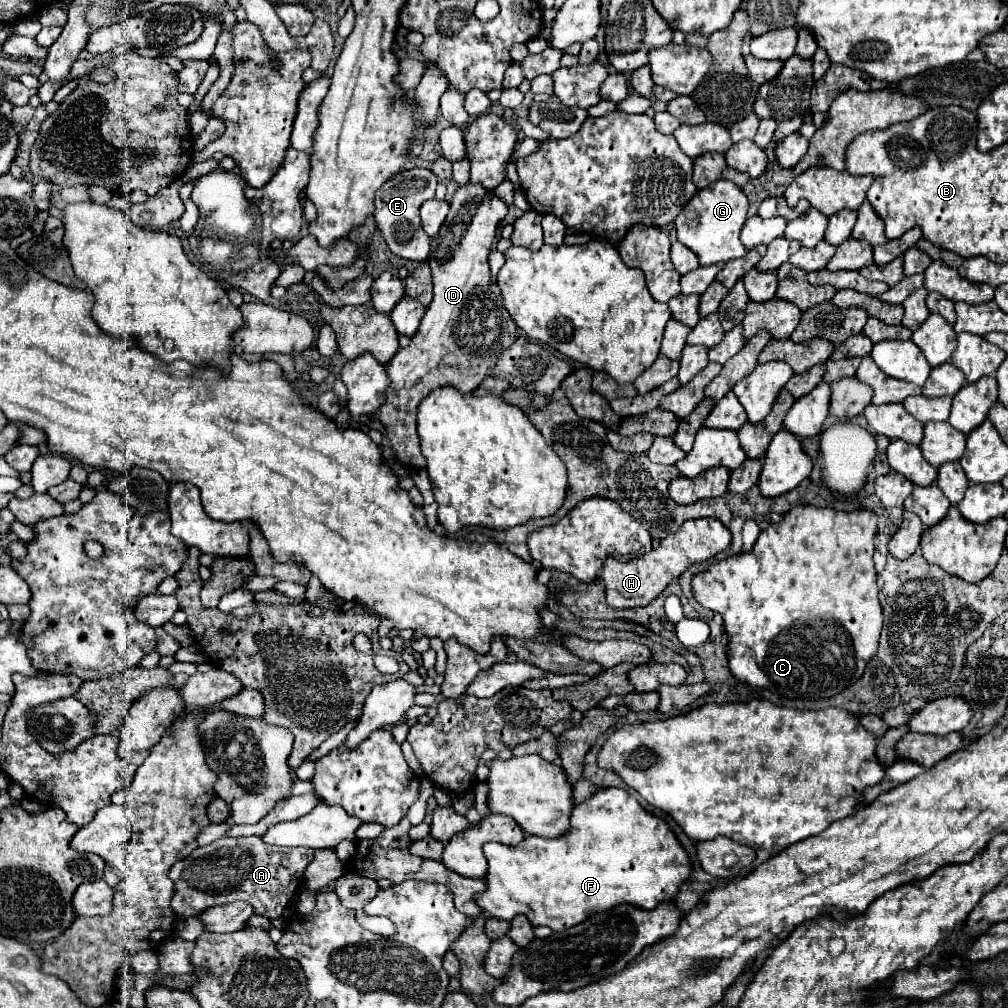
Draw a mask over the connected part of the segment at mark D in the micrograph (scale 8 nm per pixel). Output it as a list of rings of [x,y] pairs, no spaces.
[[[467,183],[455,191],[451,199],[449,215],[441,225],[439,233],[431,239],[429,265],[433,271],[433,301],[411,343],[405,349],[399,349],[391,359],[391,363],[387,365],[387,375],[390,379],[387,403],[381,405],[381,409],[377,411],[377,419],[383,421],[383,425],[387,427],[391,449],[395,451],[397,461],[409,469],[423,469],[427,465],[425,457],[421,455],[419,435],[415,429],[417,405],[427,397],[427,393],[443,385],[451,385],[461,393],[475,391],[477,385],[489,375],[491,365],[495,365],[505,345],[511,345],[517,339],[519,329],[515,321],[511,321],[511,315],[503,305],[499,287],[491,283],[491,271],[487,265],[487,257],[497,233],[497,225],[503,221],[505,215],[507,215],[507,205],[503,199],[499,199],[493,191],[483,189],[481,185]]]

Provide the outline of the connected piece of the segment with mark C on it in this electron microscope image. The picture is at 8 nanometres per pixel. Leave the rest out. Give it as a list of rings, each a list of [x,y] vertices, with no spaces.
[[[797,505],[793,507],[783,521],[769,525],[765,531],[761,531],[755,547],[749,553],[741,553],[735,557],[727,557],[725,561],[713,563],[705,573],[699,573],[693,577],[693,595],[695,599],[719,613],[723,617],[725,625],[725,635],[729,639],[729,669],[735,679],[751,685],[751,687],[763,687],[769,691],[775,691],[787,699],[807,699],[807,701],[817,701],[817,699],[829,699],[839,695],[843,689],[853,685],[861,675],[867,665],[867,661],[877,653],[877,643],[881,635],[881,625],[883,625],[883,609],[877,599],[877,583],[875,583],[875,567],[873,567],[873,539],[877,533],[877,515],[873,511],[835,511],[831,507],[811,507],[811,505]]]

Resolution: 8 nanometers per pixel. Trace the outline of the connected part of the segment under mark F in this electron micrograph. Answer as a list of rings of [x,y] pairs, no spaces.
[[[605,787],[589,795],[571,811],[571,831],[559,839],[525,837],[515,847],[489,841],[483,845],[487,859],[487,889],[475,895],[477,905],[497,919],[511,921],[515,915],[525,915],[531,925],[547,925],[553,931],[569,929],[585,921],[591,913],[607,911],[621,903],[631,903],[641,909],[653,909],[661,901],[675,899],[679,883],[689,879],[691,867],[685,849],[669,831],[669,825],[647,813],[625,789]]]

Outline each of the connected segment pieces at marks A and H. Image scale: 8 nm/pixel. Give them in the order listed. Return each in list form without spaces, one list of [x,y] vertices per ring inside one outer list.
[[[221,837],[207,847],[197,847],[189,857],[171,867],[169,877],[175,881],[171,909],[177,917],[185,919],[199,915],[211,905],[245,901],[253,907],[255,915],[277,919],[289,907],[299,889],[303,871],[311,857],[311,849],[275,849],[259,837]]]
[[[691,519],[691,521],[685,521],[677,533],[663,539],[659,547],[655,547],[651,553],[647,553],[643,557],[637,557],[637,559],[625,561],[625,563],[609,557],[601,571],[607,605],[613,609],[645,607],[651,601],[655,601],[671,581],[677,581],[691,565],[715,557],[717,553],[725,551],[729,545],[731,545],[731,533],[727,527],[723,527],[721,521]]]

